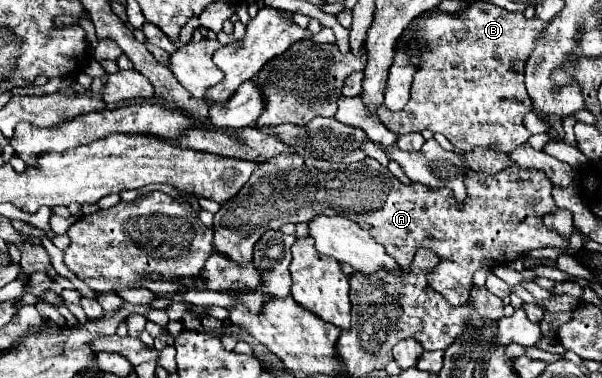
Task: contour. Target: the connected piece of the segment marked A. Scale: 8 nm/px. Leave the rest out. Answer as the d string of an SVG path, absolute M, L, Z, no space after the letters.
M277 155L269 161L259 163L253 171L251 179L243 189L213 217L213 247L217 253L223 253L227 259L243 265L253 259L253 247L259 237L267 229L281 229L287 223L307 223L311 217L319 213L341 215L355 223L369 223L371 237L375 243L385 247L385 253L395 259L401 267L411 267L413 255L417 249L431 249L441 257L439 267L427 275L429 287L441 293L451 305L467 303L469 291L473 287L473 273L479 269L493 269L499 265L509 265L511 261L523 259L533 249L555 247L561 249L563 255L569 255L569 239L561 237L557 231L547 229L543 225L543 217L555 213L555 201L551 197L551 181L543 171L525 169L519 165L505 167L503 171L489 175L469 170L465 173L464 184L468 190L467 199L459 203L451 189L429 189L425 185L413 183L403 185L395 179L387 167L379 167L379 163L371 157L359 163L331 163L315 157L299 157L299 155Z

